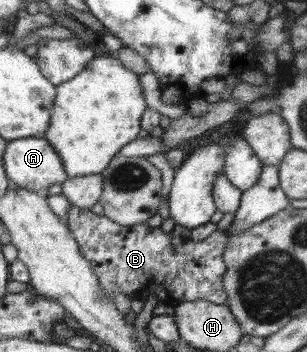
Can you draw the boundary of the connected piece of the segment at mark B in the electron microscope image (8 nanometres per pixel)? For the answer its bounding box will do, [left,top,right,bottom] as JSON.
[67,205,229,305]

